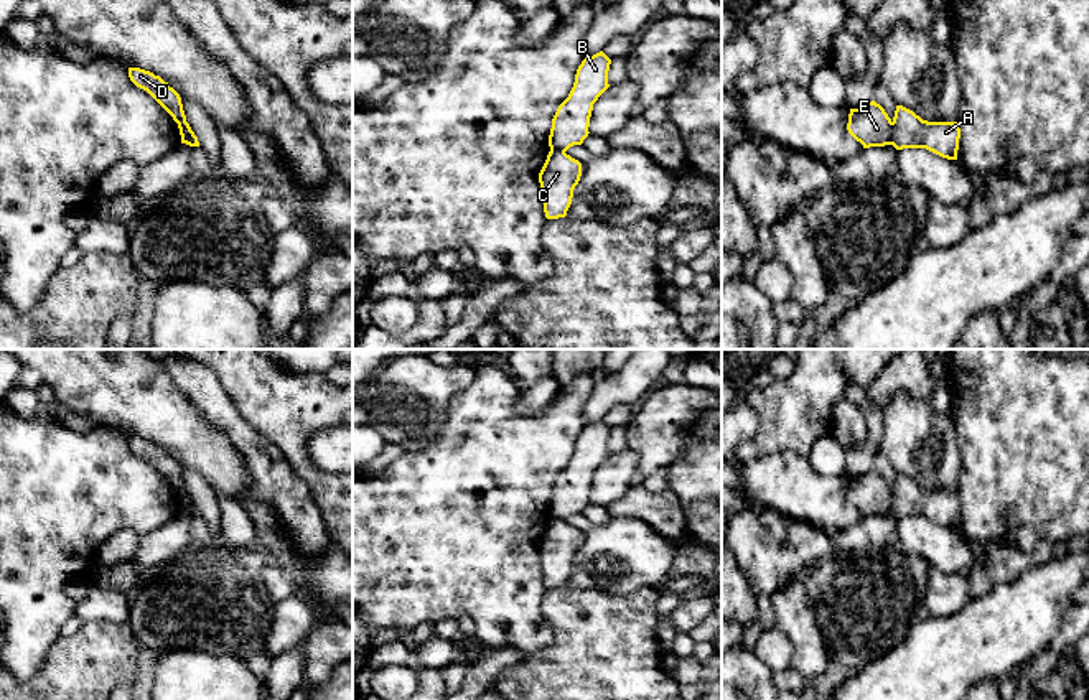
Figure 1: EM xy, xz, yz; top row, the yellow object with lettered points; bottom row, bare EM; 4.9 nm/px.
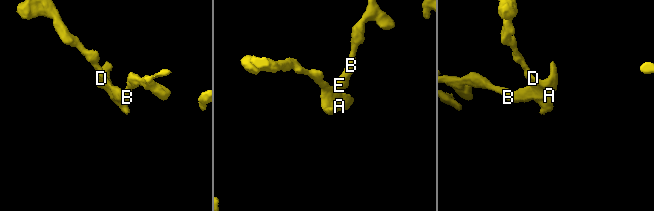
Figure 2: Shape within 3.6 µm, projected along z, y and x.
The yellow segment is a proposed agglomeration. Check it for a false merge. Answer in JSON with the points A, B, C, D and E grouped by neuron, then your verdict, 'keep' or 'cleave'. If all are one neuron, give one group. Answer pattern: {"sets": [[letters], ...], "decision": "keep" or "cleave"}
{"sets": [["A", "C", "D"], ["B", "E"]], "decision": "cleave"}

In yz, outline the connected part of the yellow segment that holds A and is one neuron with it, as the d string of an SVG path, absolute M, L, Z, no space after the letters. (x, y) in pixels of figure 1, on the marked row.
M896 105L891 125L891 145L896 150L926 148L942 158L957 160L959 138L959 122L928 122Z

